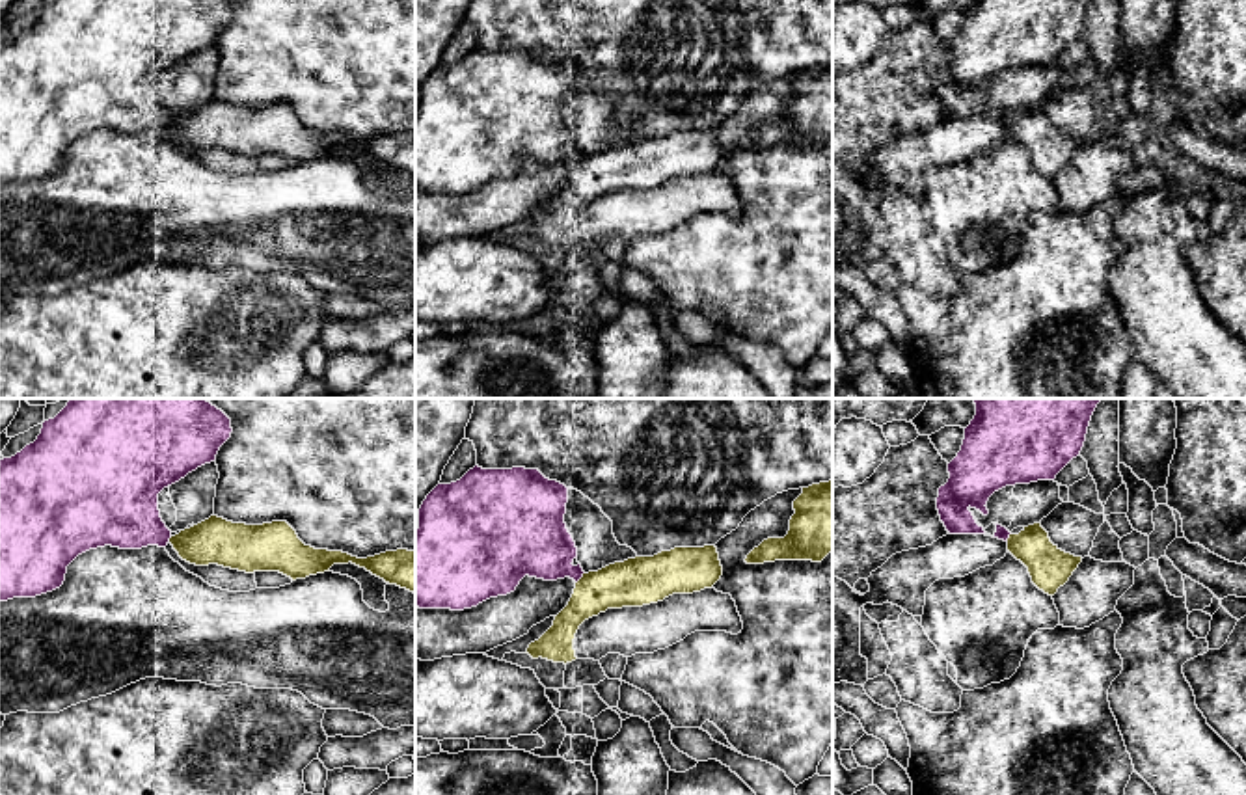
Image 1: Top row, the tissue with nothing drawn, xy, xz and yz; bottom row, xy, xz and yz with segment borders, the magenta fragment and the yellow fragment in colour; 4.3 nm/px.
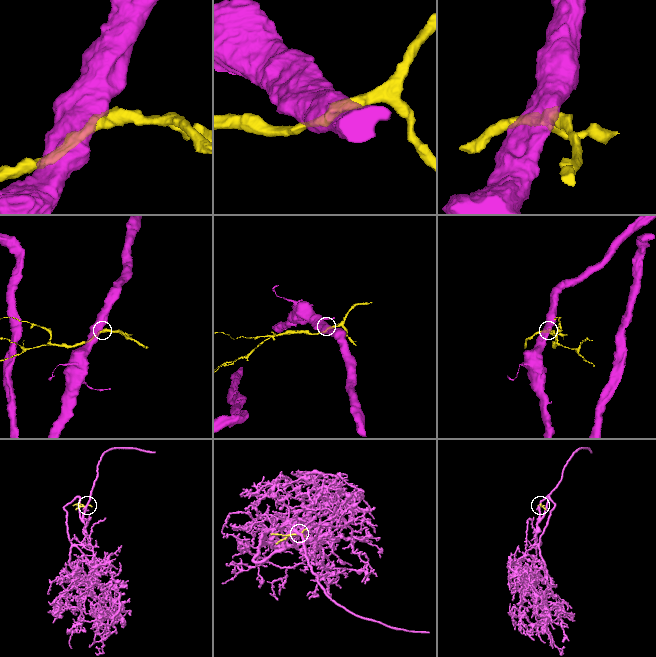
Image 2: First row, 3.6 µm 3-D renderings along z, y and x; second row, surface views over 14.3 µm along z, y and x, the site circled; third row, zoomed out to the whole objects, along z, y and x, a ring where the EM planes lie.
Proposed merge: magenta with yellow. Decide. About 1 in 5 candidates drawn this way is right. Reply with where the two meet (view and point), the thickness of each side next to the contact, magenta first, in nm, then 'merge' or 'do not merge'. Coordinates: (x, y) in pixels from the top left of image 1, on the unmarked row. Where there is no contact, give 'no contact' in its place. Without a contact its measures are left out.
meets magenta in xz at (582, 159); 300 nm thick on the magenta side, 220 nm on the other; do not merge

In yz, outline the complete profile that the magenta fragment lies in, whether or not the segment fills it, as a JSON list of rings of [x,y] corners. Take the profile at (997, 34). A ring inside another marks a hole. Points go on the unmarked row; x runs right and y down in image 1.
[[[974,0],[965,11],[937,93],[950,117],[985,117],[972,91],[989,97],[989,80],[1015,67],[1054,63],[1080,37],[1091,0]]]

